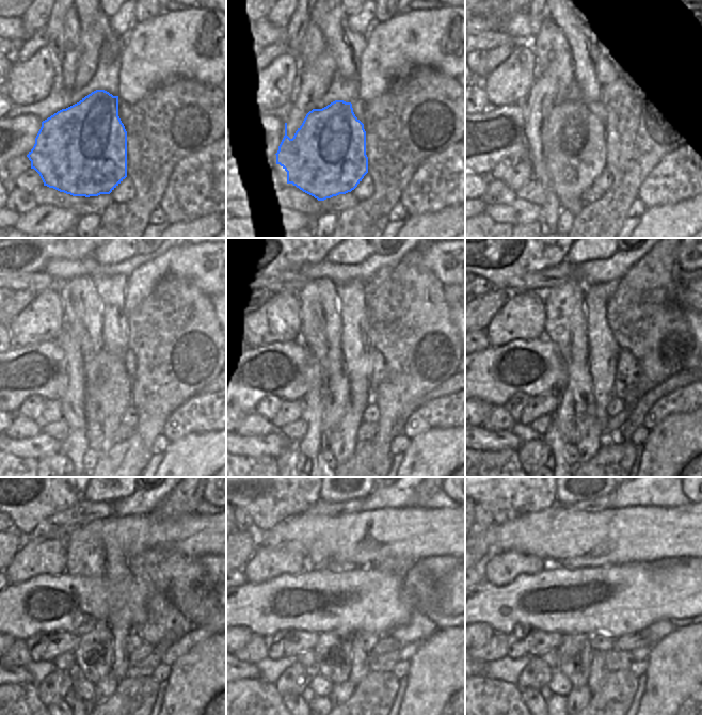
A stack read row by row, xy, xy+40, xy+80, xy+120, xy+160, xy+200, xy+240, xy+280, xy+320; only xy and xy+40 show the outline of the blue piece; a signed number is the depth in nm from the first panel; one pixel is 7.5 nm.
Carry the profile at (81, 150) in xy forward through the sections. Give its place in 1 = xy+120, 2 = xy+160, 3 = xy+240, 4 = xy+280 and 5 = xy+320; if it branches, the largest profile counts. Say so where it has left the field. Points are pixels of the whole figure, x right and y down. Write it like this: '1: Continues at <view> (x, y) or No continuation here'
1: Continues at xy+120 (107, 384)
2: Continues at xy+160 (342, 441)
3: Continues at xy+240 (105, 688)
4: Continues at xy+280 (341, 691)
5: Continues at xy+320 (584, 694).

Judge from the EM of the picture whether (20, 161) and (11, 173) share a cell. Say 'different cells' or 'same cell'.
same cell

